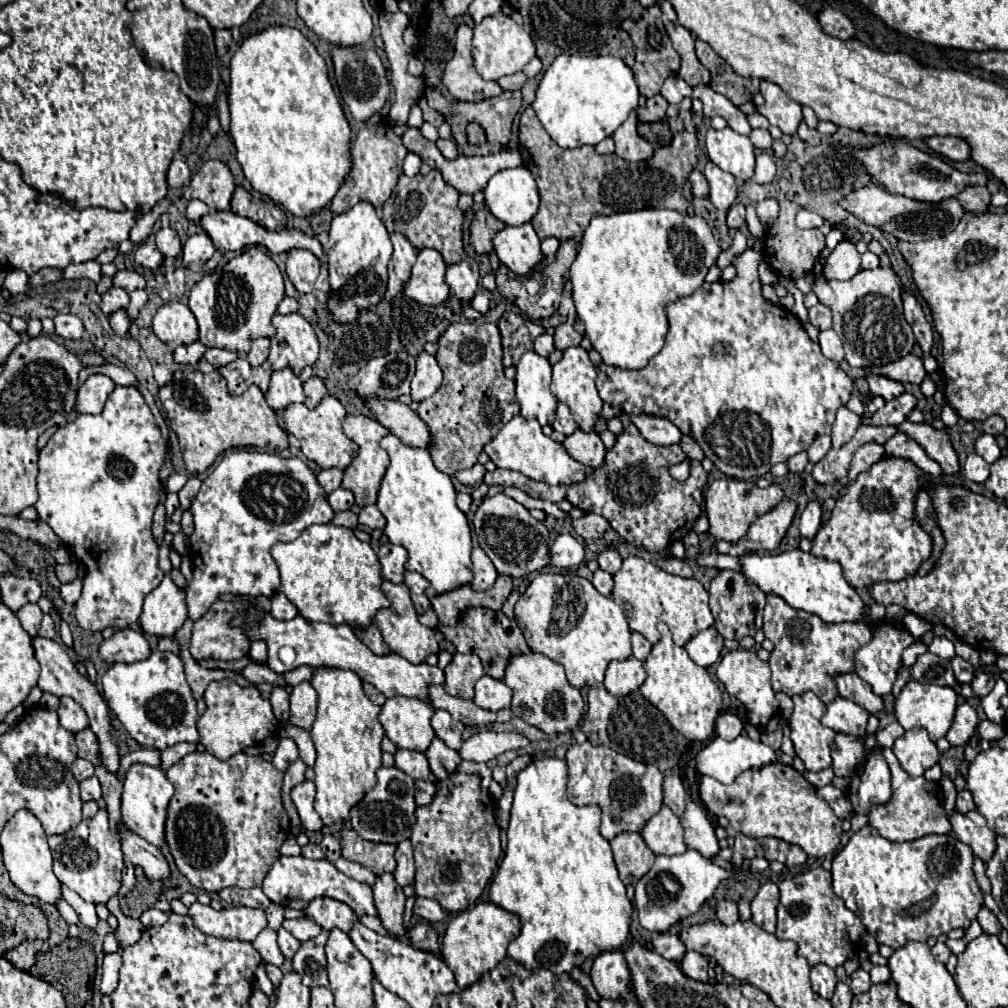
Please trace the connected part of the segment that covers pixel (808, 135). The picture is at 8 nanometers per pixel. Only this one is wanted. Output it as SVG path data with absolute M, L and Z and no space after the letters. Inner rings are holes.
M802 121L798 127L798 137L806 141L808 145L820 145L820 133L816 129L808 129L808 125Z

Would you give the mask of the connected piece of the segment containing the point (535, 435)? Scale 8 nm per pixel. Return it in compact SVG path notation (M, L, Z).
M514 415L500 433L484 447L484 451L490 455L490 459L496 463L496 467L514 469L526 475L532 481L542 481L548 485L572 485L584 481L584 465L572 459L562 443L552 441L542 433L542 427L538 421L528 421L520 415Z

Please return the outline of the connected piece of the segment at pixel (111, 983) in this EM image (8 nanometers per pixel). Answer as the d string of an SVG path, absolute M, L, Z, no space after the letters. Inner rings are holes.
M106 953L104 955L104 965L102 965L102 987L100 991L104 995L110 995L112 989L116 989L116 981L118 981L118 969L120 969L122 961L120 961L120 953Z

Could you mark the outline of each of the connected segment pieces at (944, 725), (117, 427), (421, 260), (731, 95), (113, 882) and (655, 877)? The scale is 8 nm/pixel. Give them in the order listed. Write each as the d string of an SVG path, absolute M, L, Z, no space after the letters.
M906 683L896 697L896 719L904 729L924 727L932 741L938 741L944 737L952 725L954 711L956 711L956 691L952 687L940 687L940 685L920 685L920 683Z
M116 385L100 415L78 415L72 423L60 427L46 447L40 449L38 501L34 507L40 521L52 527L86 569L82 597L76 603L76 619L82 629L104 631L106 627L130 627L142 613L144 597L164 577L158 569L158 545L150 531L152 515L160 501L158 471L164 463L164 451L164 439L154 415L134 385Z
M422 249L412 267L412 277L404 293L420 305L440 305L448 299L444 281L446 263L436 249Z
M696 39L696 55L700 63L710 71L710 87L728 97L734 105L742 105L746 101L752 101L752 97L758 93L760 79L746 79L734 73L734 69L712 51L712 47L700 39Z
M100 809L94 817L82 819L76 829L70 829L64 835L48 837L48 845L54 855L54 873L56 877L72 891L76 891L88 903L106 903L118 893L120 877L124 869L120 841L110 833L108 811Z
M688 849L682 855L666 857L660 855L654 861L654 867L634 885L634 905L640 917L640 925L652 933L666 933L670 927L678 925L684 917L696 913L706 899L712 897L722 877L722 867L714 861L702 857L694 849Z

